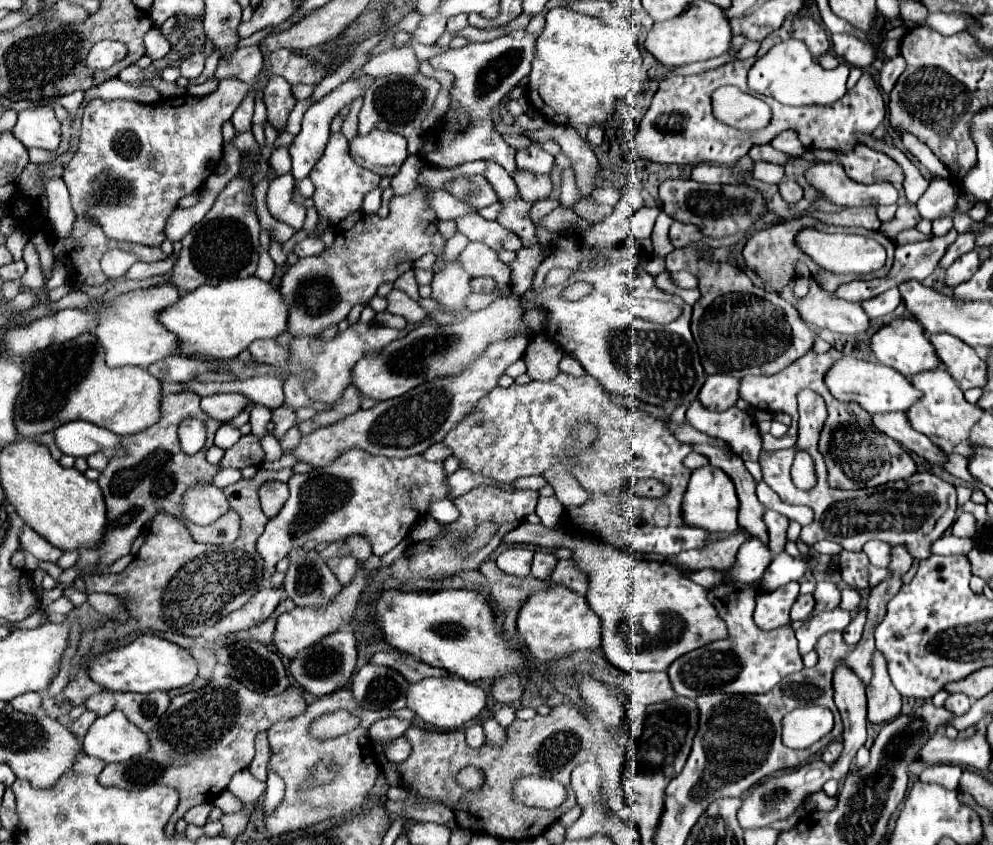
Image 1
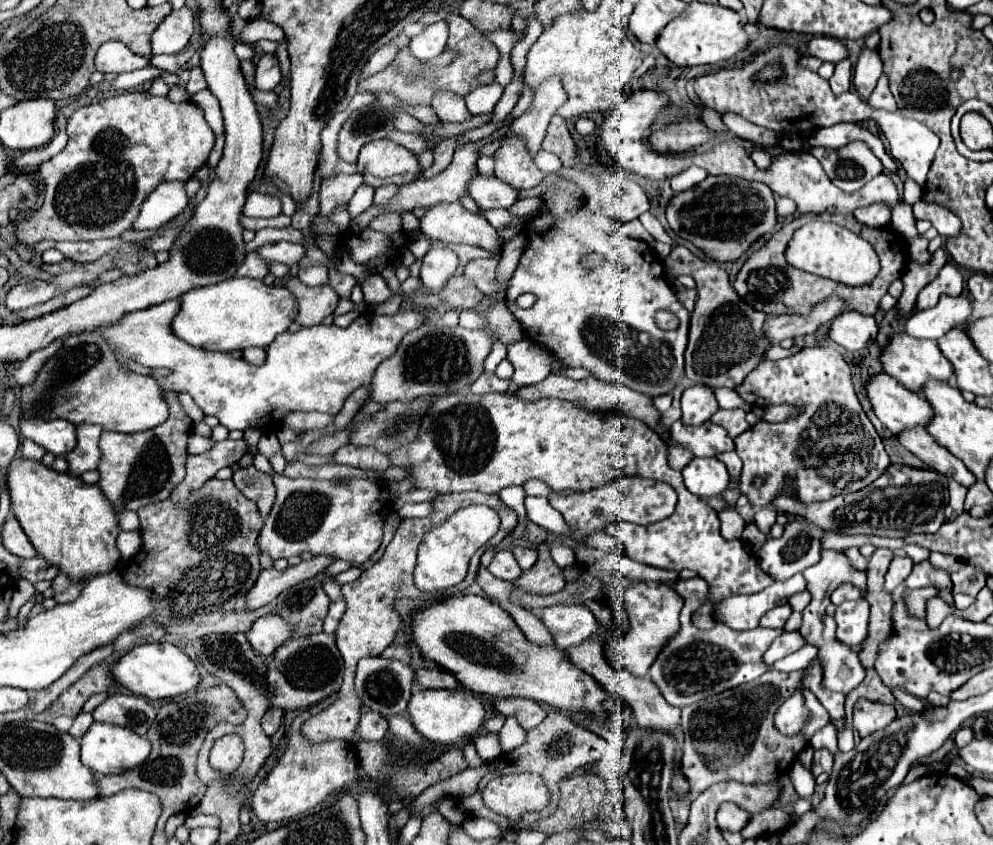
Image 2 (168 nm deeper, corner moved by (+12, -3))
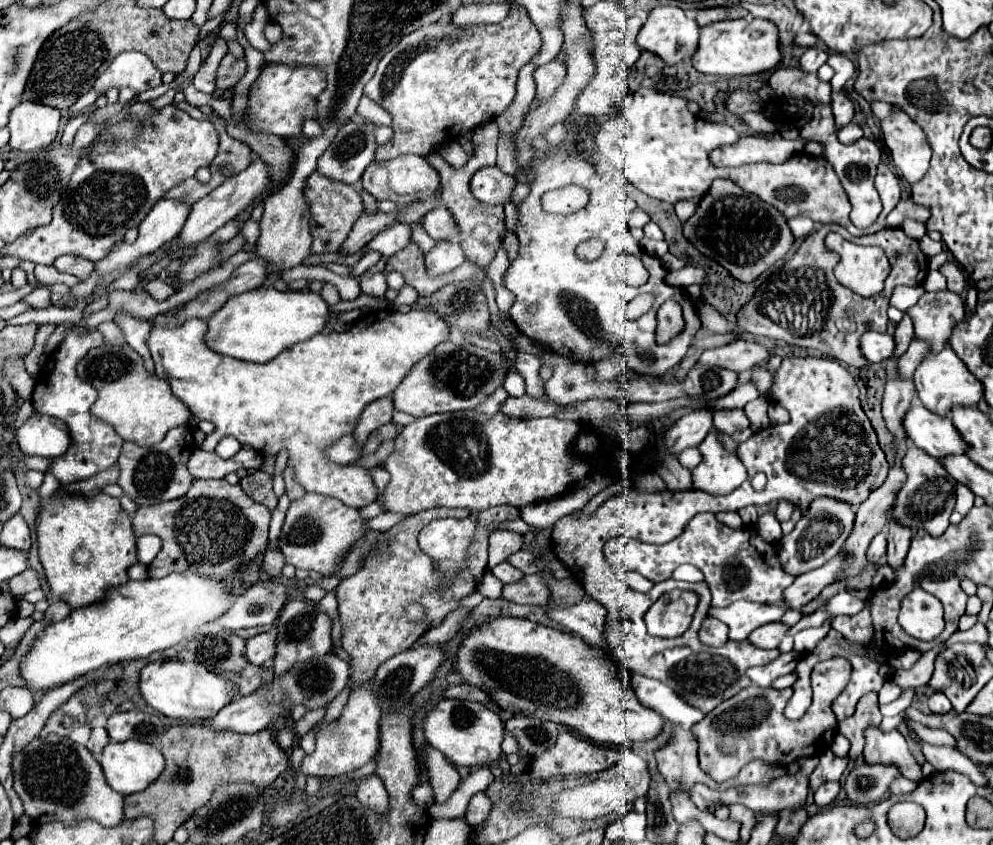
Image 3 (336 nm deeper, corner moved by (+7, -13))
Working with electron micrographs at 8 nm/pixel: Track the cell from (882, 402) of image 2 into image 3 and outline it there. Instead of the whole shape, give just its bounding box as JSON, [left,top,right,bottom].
[903,403,967,459]

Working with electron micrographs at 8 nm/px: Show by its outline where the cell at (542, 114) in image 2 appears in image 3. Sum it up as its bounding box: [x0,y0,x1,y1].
[533,59,565,103]

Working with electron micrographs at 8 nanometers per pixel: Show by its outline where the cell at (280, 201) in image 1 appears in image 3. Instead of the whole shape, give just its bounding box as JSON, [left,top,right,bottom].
[243,219,259,245]

